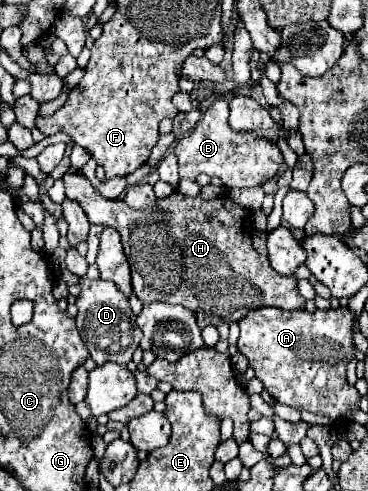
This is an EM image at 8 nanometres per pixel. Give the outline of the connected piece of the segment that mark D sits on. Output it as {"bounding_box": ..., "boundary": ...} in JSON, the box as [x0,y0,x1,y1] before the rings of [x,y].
{"bounding_box":[75,278,141,371],"boundary":[[[81,278],[79,286],[81,286],[81,294],[77,296],[77,302],[75,302],[79,308],[77,328],[81,332],[81,338],[85,340],[85,346],[91,358],[97,364],[103,364],[107,360],[127,364],[130,371],[136,371],[137,365],[133,363],[131,356],[141,342],[141,330],[135,324],[135,314],[131,312],[125,294],[121,294],[121,290],[111,280],[105,282],[101,278],[99,280]]]}

